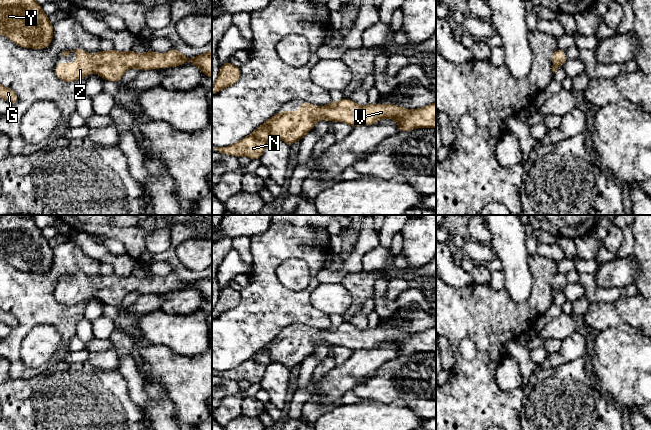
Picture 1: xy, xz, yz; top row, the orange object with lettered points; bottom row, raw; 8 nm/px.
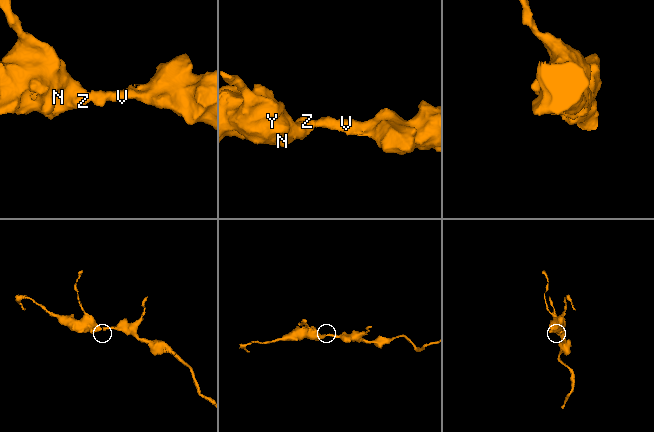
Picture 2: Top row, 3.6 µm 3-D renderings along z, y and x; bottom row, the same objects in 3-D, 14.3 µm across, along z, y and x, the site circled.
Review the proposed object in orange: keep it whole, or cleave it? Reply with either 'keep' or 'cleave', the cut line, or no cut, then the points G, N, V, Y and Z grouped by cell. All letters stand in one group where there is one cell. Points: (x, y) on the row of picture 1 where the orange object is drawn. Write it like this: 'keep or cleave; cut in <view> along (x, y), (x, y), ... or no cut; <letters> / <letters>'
keep; no cut; G N V Y Z

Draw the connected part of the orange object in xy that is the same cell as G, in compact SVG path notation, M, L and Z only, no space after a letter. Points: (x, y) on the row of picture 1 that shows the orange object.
M0 85L0 98L6 100L11 105L16 104L18 101L17 94L10 88Z

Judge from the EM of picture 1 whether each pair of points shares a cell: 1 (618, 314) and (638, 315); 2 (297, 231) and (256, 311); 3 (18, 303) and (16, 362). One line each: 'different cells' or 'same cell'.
1: same cell
2: same cell
3: same cell

